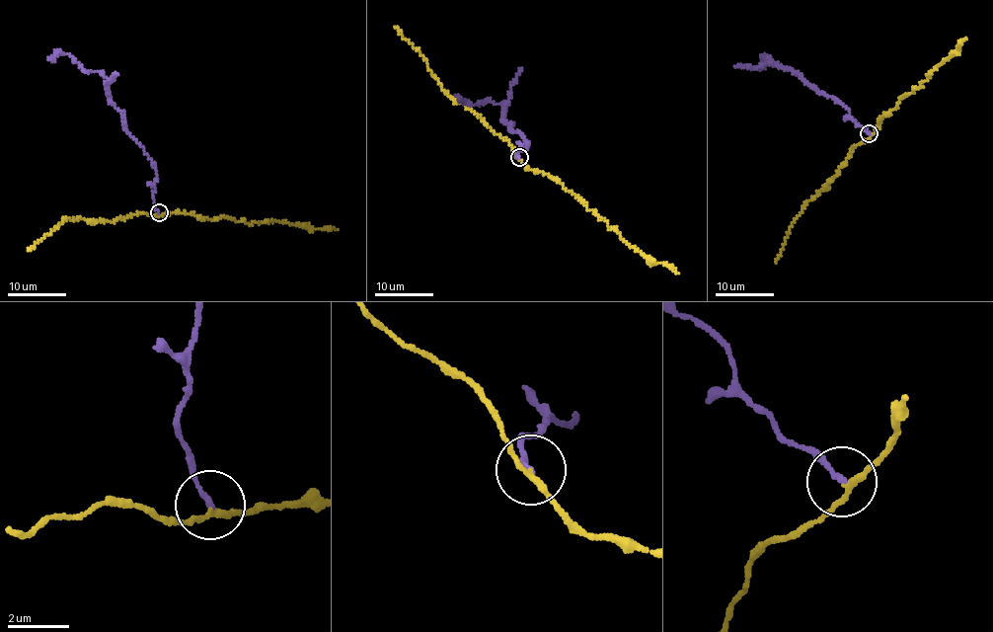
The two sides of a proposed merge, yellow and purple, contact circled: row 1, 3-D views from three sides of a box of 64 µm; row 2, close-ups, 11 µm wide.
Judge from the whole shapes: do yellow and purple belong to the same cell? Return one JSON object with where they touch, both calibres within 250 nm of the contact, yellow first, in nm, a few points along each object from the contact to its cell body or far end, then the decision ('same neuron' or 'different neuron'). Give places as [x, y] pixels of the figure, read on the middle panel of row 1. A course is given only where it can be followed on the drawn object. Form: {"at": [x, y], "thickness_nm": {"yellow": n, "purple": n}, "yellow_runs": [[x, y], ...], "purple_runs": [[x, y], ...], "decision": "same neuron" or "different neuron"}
{"at": [519, 157], "thickness_nm": {"yellow": 180, "purple": 160}, "yellow_runs": [[519, 157], [530, 170], [546, 173], [559, 182], [629, 245], [655, 263], [665, 263], [679, 274]], "purple_runs": [[519, 157], [518, 151], [526, 148], [528, 142], [504, 121], [506, 105], [489, 101], [465, 104], [456, 94]], "decision": "different neuron"}

